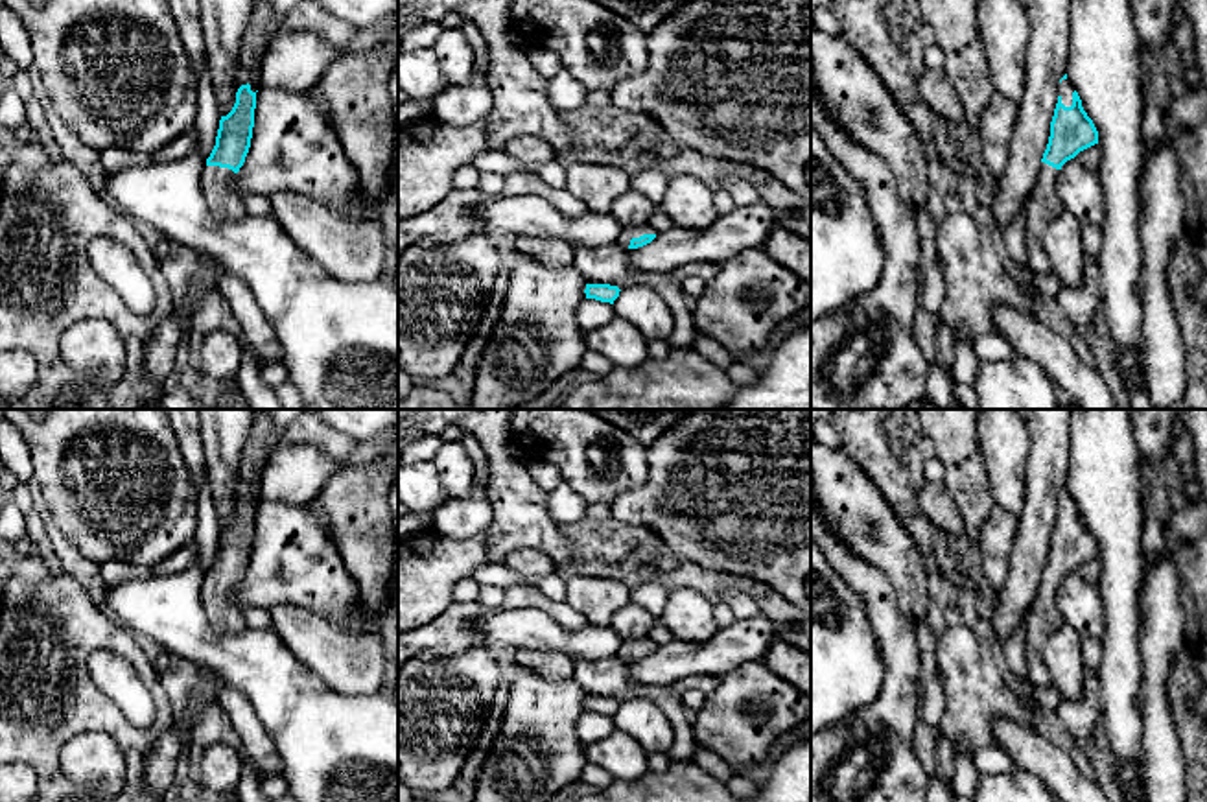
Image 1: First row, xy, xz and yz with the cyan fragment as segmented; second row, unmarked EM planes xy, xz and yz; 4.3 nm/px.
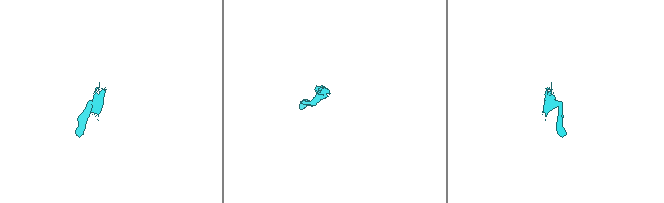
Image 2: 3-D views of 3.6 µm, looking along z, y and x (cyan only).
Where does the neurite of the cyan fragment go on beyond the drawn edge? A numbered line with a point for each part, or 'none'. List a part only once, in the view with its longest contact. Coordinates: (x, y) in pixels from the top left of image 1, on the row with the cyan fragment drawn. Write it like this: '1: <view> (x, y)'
1: xz (636, 231)
2: yz (1066, 89)

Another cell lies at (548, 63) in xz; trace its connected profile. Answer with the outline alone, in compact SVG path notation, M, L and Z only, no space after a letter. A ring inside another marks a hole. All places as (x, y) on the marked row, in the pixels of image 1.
M529 46L527 55L536 72L545 79L555 77L564 68L560 57L547 48Z

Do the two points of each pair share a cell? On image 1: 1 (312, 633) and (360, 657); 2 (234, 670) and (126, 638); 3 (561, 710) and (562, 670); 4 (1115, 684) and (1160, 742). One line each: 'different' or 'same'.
1: same
2: different
3: different
4: different

